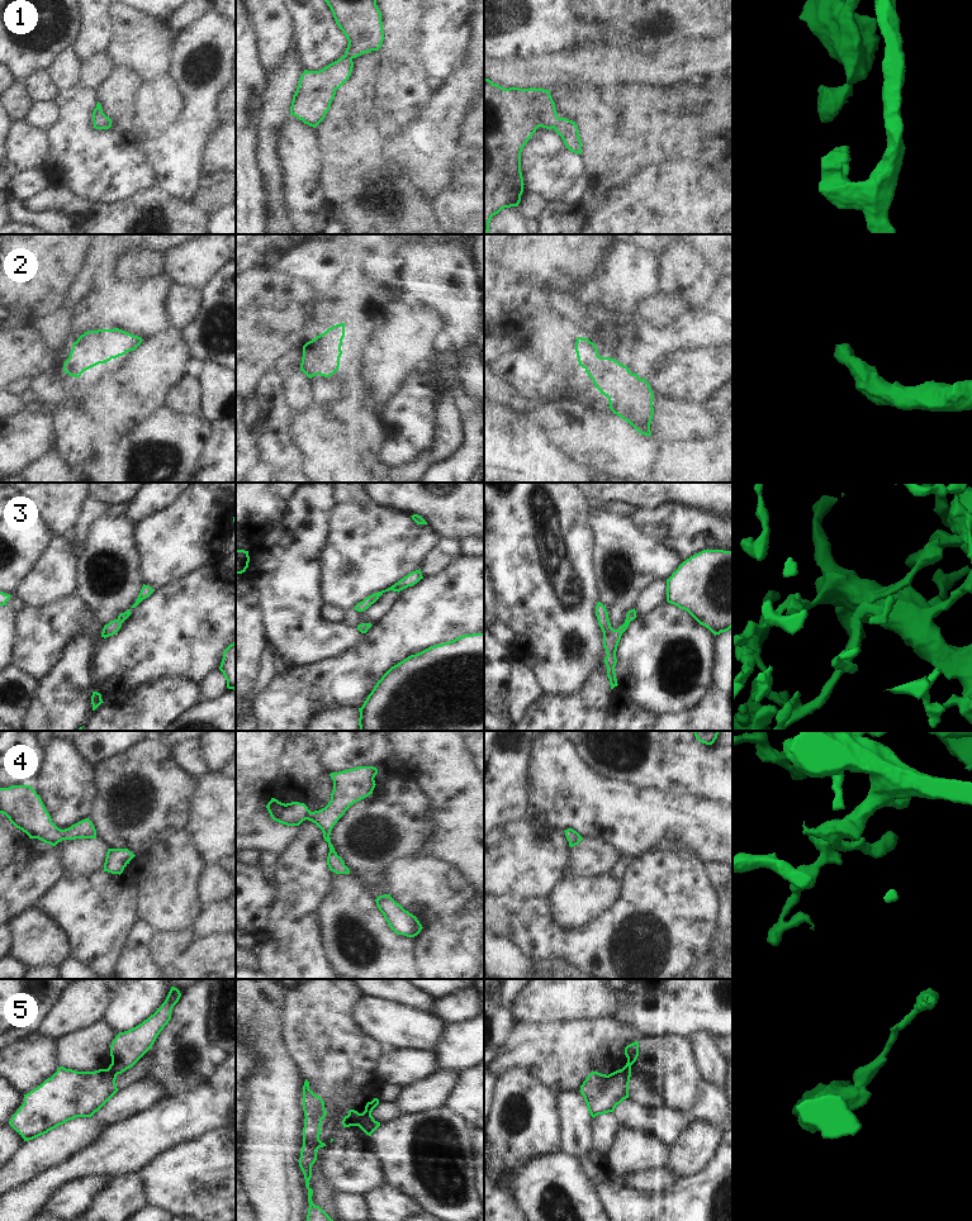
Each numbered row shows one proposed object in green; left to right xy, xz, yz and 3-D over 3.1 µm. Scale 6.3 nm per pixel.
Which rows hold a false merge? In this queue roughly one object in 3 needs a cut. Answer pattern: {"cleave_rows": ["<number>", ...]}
{"cleave_rows": ["5"]}

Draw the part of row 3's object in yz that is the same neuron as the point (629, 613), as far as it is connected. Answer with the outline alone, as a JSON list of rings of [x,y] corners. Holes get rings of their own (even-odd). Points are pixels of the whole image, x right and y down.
[[[598,602],[596,605],[596,616],[598,624],[603,632],[603,647],[606,648],[607,656],[604,657],[604,664],[607,666],[607,676],[610,679],[611,689],[617,686],[617,679],[615,673],[615,666],[617,662],[616,651],[622,633],[627,629],[631,621],[636,618],[635,608],[629,610],[626,614],[625,623],[617,629],[613,629],[610,623],[608,612],[606,607]]]

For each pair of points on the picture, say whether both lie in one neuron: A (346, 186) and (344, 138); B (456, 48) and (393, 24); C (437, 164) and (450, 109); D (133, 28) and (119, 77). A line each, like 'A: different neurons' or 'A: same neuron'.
A: same neuron
B: different neurons
C: same neuron
D: different neurons

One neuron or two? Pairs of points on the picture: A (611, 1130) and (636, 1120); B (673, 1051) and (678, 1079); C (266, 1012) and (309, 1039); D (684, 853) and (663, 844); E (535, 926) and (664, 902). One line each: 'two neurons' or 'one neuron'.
A: two neurons
B: one neuron
C: two neurons
D: one neuron
E: one neuron

